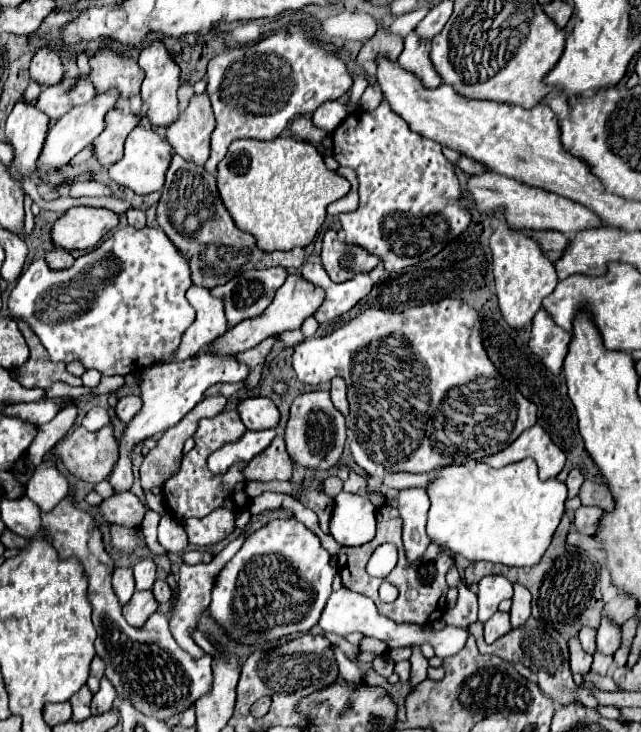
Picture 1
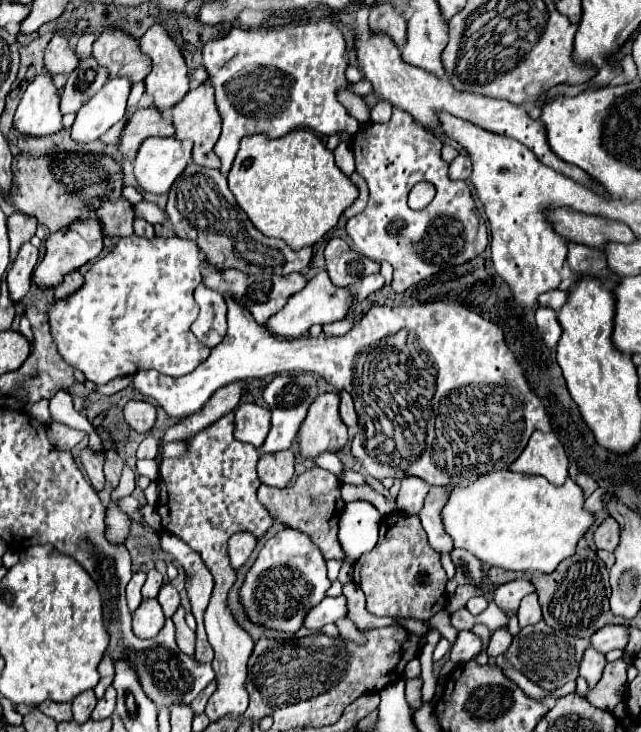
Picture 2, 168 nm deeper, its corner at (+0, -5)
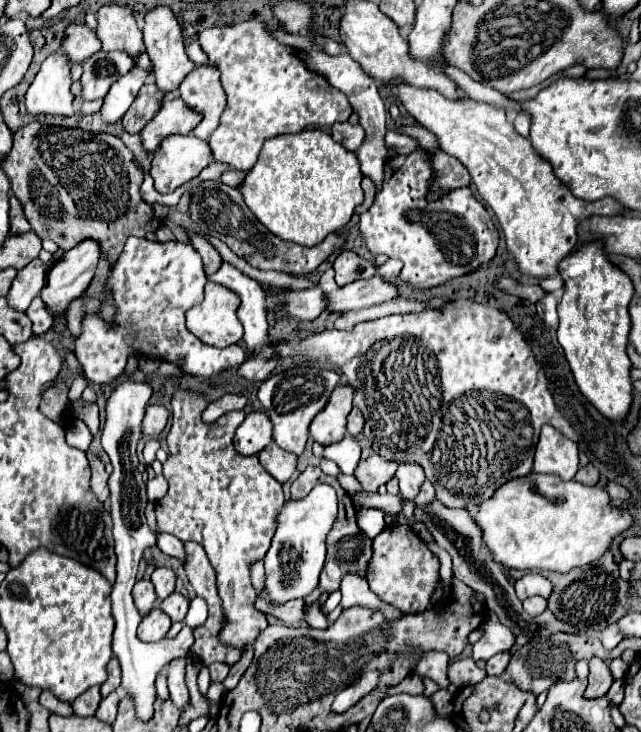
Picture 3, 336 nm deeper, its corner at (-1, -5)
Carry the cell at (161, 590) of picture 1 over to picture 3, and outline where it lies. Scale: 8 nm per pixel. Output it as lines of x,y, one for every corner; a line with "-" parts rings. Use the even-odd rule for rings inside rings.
173,592
171,596
167,596
165,600
159,602
159,608
173,620
173,622
183,622
187,608
189,608
189,600
185,596
181,596
179,592

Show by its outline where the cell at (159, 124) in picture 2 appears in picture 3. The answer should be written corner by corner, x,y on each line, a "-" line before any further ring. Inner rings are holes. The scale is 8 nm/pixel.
181,98
165,100
161,110
141,132
143,146
145,146
145,150
155,152
161,146
163,138
167,138
171,134
189,134
201,120
203,120
203,116
199,112
191,110

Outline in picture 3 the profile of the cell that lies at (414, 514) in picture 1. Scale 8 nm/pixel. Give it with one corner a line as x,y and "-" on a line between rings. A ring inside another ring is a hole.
401,462
399,470
397,470
397,478
399,478
399,488
401,488
401,496
407,500
413,500
415,494
419,492
419,486
425,480
423,468
415,462

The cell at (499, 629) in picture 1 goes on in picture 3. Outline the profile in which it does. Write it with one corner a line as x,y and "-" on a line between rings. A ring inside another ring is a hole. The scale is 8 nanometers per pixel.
501,652
487,660
487,676
501,676
509,664
509,652

